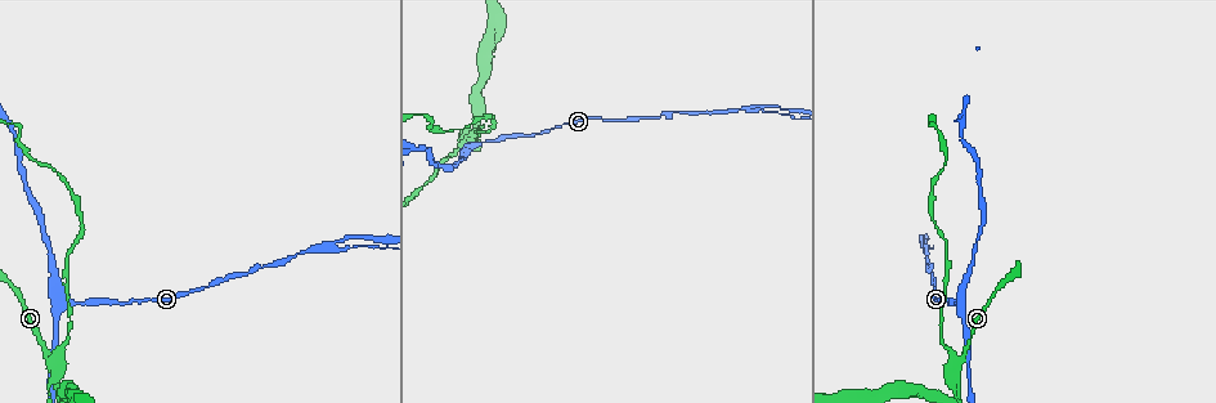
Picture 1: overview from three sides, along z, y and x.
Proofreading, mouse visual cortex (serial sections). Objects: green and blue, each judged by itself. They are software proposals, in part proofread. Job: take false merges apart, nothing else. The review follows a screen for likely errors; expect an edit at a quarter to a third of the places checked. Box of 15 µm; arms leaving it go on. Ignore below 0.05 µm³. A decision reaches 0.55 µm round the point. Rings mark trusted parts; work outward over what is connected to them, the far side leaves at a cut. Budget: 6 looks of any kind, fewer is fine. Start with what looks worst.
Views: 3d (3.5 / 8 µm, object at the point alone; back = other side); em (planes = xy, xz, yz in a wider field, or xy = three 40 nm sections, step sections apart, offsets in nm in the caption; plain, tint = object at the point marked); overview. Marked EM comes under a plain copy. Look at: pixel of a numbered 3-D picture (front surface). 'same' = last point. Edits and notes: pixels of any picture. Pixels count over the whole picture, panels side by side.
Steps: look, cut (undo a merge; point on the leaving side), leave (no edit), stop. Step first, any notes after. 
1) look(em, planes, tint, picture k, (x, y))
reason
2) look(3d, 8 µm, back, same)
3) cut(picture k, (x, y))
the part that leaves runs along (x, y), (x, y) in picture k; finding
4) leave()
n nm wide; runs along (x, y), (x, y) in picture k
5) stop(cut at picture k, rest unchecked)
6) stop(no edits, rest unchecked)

look(em, planes, tint, picture 1, (959, 304))
thick turns thin

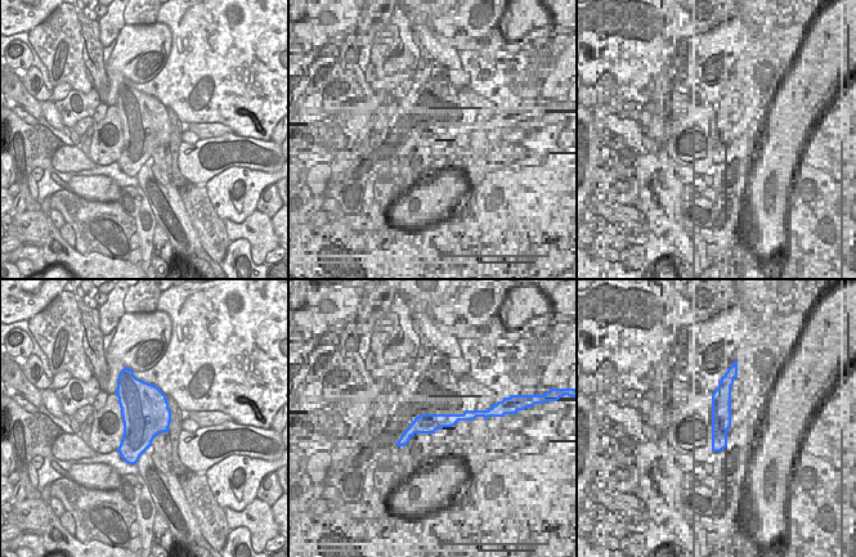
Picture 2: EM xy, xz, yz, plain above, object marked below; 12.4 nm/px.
look(3d, 3.5 µm, back, same)
see where the arms go

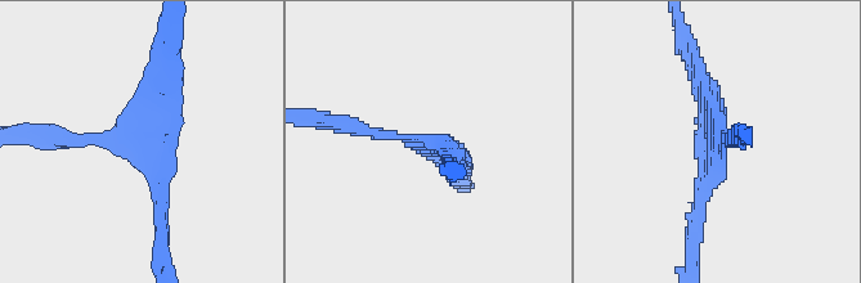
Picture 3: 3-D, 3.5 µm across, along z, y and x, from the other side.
leave()
600 nm wide; runs along (45, 134), (121, 138), (167, 67) in picture 3; continuous, no second cell

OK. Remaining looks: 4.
look(3d, 3.5 µm, picture 1, (54, 366))
abrupt turn

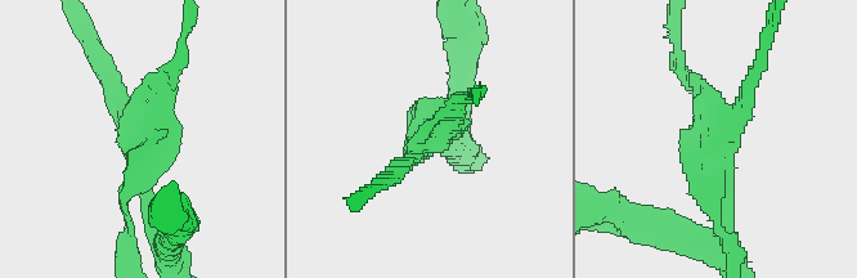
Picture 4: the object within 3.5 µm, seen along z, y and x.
look(em, xy, step 3, tint, picture 4, (142, 131))
shape alone is not enough

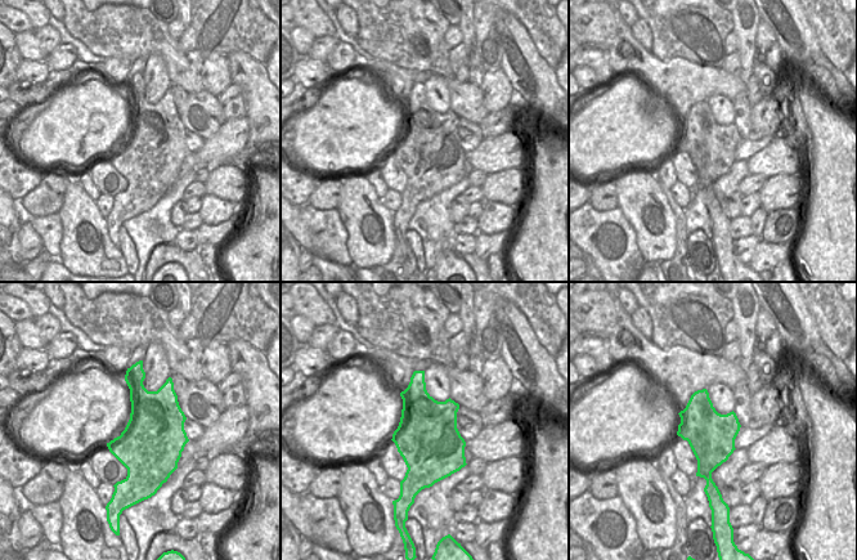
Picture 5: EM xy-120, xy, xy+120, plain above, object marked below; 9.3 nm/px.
cut(picture 4, (169, 137))
border along (412, 380), (420, 399), (399, 425) in picture 5; a second cell is stuck on

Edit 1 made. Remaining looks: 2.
stop(cut at picture 4, rest unchecked)

